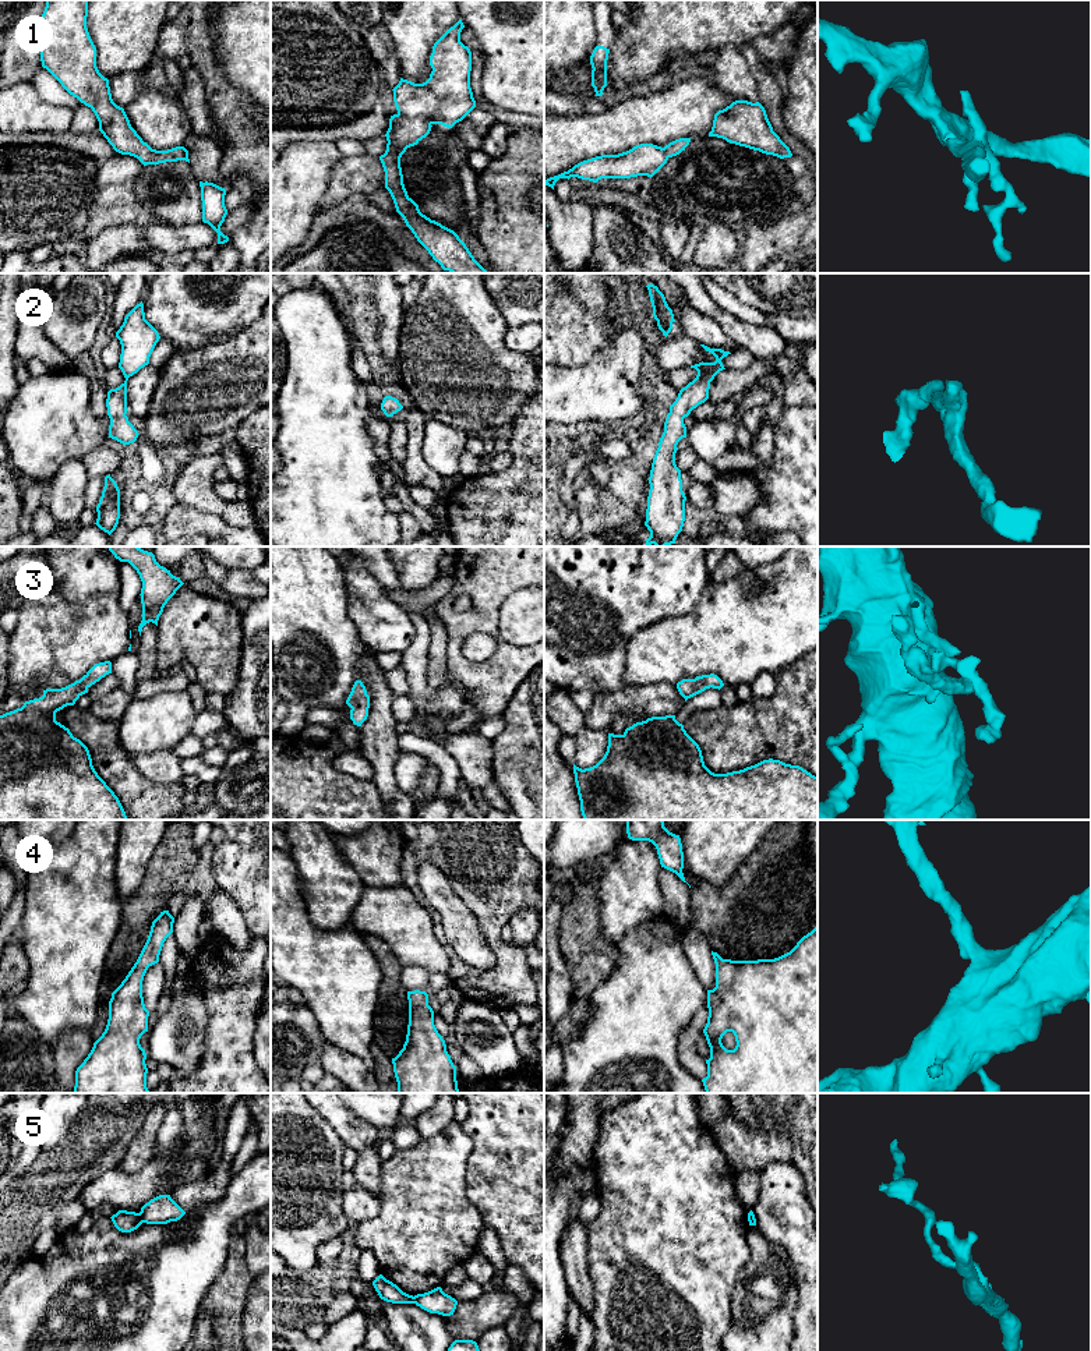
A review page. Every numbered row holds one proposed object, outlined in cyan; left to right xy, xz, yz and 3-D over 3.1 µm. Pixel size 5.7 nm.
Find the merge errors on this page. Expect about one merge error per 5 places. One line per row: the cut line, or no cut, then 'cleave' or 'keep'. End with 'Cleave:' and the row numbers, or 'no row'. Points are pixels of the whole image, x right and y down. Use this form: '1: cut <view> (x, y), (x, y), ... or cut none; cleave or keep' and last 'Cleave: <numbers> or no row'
1: cut none; keep
2: cut none; keep
3: cut none; keep
4: cut none; keep
5: cut xy (138, 1213), (143, 1222); cleave
Cleave: 5

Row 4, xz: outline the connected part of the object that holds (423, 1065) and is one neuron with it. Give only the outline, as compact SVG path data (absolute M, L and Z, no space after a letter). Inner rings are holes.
M407 991L409 1025L403 1048L392 1058L396 1093L460 1093L456 1067L434 1025L426 991Z

